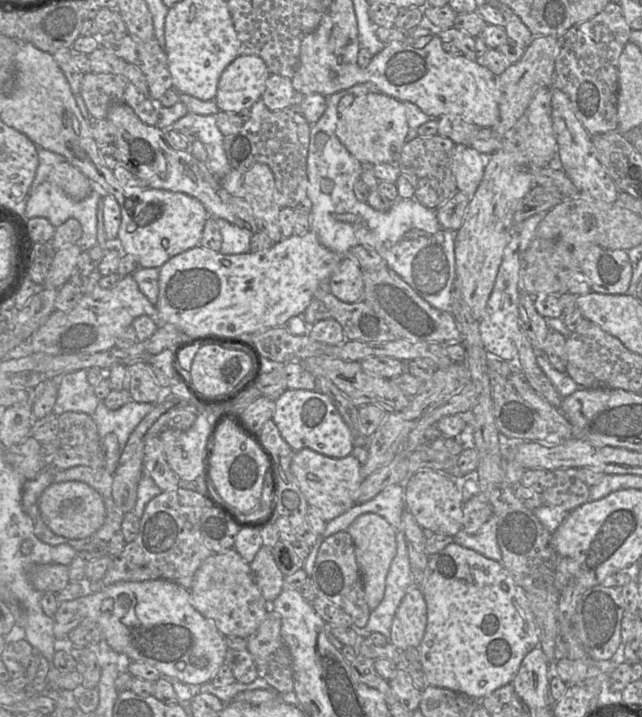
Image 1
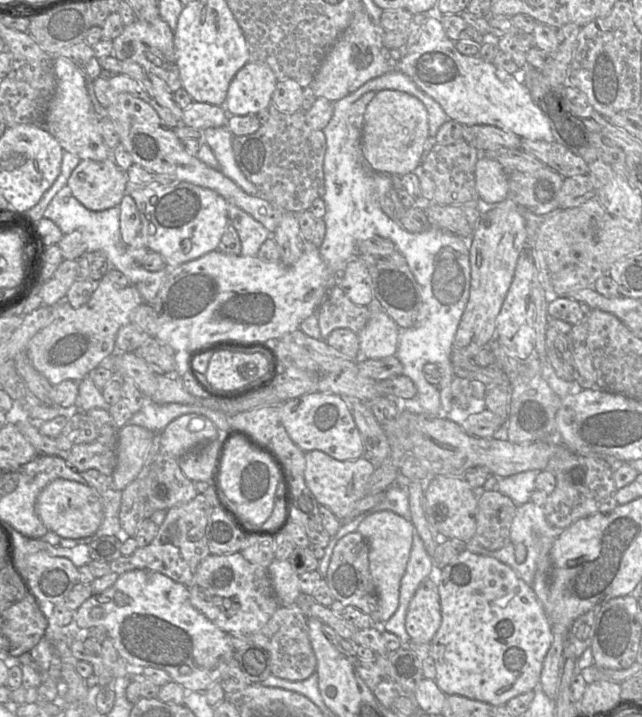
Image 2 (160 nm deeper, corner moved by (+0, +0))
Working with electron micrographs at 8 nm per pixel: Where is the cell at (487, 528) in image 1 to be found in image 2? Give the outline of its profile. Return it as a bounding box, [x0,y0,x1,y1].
[466,501,561,587]

